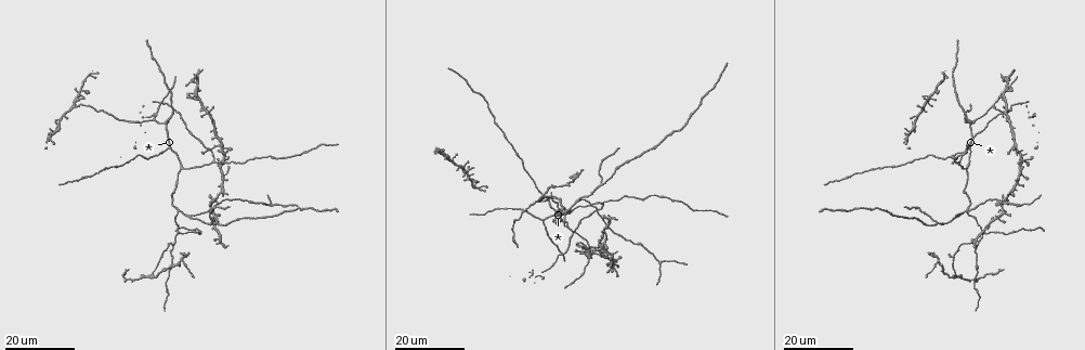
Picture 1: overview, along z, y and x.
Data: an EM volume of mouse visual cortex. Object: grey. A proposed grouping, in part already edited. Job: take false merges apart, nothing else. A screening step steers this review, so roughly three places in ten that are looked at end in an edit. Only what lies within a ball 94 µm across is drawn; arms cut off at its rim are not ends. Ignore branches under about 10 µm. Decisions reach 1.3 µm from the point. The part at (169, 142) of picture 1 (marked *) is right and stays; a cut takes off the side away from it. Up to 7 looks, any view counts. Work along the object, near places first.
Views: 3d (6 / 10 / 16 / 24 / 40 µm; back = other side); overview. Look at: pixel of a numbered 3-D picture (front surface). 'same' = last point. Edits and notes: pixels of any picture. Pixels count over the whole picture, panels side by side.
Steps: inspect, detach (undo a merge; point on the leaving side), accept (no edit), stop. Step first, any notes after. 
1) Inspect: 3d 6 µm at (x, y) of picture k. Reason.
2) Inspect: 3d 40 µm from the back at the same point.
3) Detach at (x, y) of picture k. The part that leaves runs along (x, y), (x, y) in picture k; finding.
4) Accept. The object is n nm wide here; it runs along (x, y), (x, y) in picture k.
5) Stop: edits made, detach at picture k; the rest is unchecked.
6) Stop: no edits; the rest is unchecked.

Inspect: 3d 16 µm at (969, 121) of picture 1. A fork.

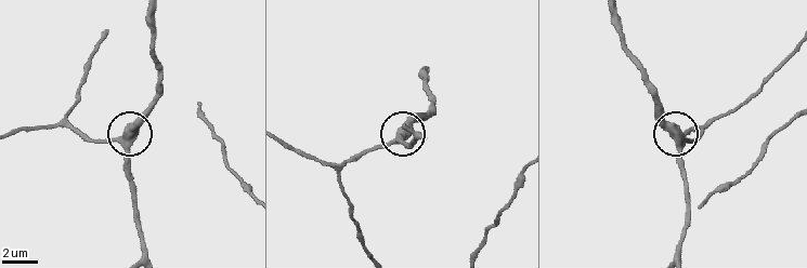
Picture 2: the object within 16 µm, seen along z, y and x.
Inspect: 3d 6 µm at (682, 140) of picture 2. Zoom in.

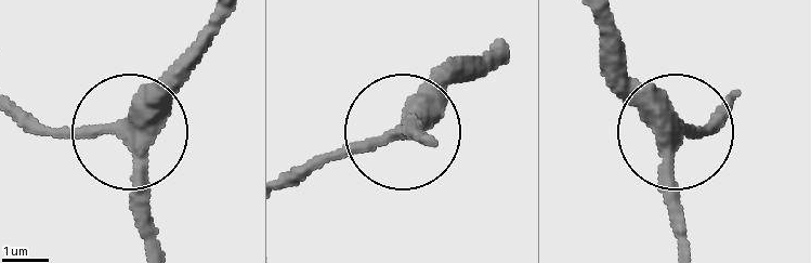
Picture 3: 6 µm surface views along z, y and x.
Accept. 3 arms meet here; it runs along (684, 250), (669, 134), (607, 68) in picture 3; all the same cell.

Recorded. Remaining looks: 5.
Inspect: 3d 16 µm at (213, 225) of picture 1. Three-way junction.

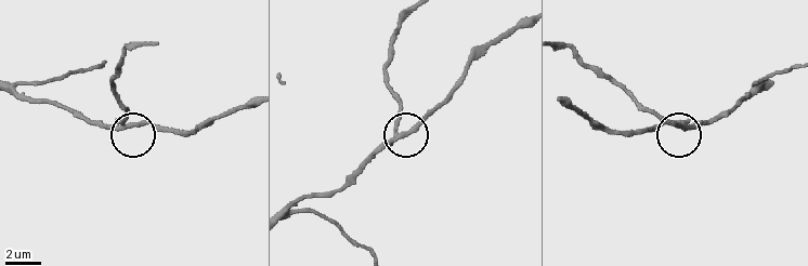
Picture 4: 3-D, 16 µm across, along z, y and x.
Inspect: 3d 10 µm at (396, 128) of picture 4.

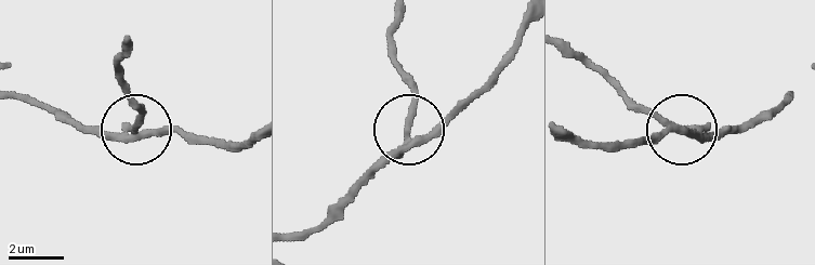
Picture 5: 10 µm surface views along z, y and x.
Inspect: 3d 6 µm at (409, 133) of picture 5.

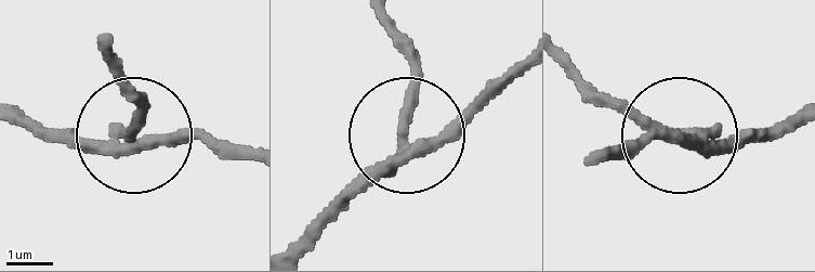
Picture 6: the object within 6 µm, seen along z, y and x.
Detach at (144, 117) of picture 6. 3 arms meet here; two cells meet here.

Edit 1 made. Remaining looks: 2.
Stop: edits made, detach at picture 6; the rest is unchecked.

